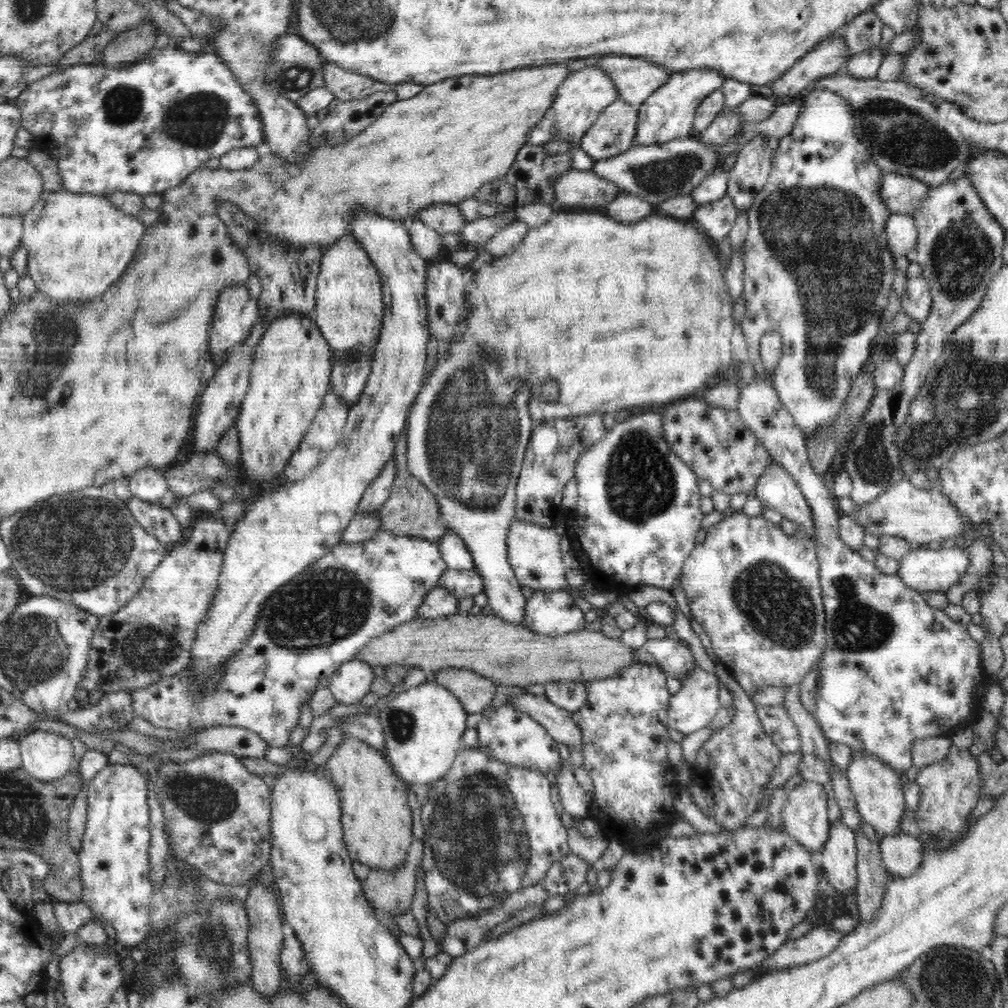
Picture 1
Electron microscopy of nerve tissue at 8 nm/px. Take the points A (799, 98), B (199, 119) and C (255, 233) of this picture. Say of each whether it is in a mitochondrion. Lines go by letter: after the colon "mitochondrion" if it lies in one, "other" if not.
A: other
B: mitochondrion
C: other

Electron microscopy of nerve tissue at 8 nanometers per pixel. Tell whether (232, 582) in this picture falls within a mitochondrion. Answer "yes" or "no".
no

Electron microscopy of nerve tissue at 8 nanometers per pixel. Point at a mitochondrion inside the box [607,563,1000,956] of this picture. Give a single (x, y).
(857, 625)

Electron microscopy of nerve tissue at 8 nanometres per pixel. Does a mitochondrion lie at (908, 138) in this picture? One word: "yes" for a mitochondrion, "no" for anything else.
yes

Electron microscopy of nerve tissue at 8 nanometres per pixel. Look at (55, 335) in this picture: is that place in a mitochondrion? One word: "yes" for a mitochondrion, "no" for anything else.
yes

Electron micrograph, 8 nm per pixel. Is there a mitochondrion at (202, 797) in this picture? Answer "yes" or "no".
yes

